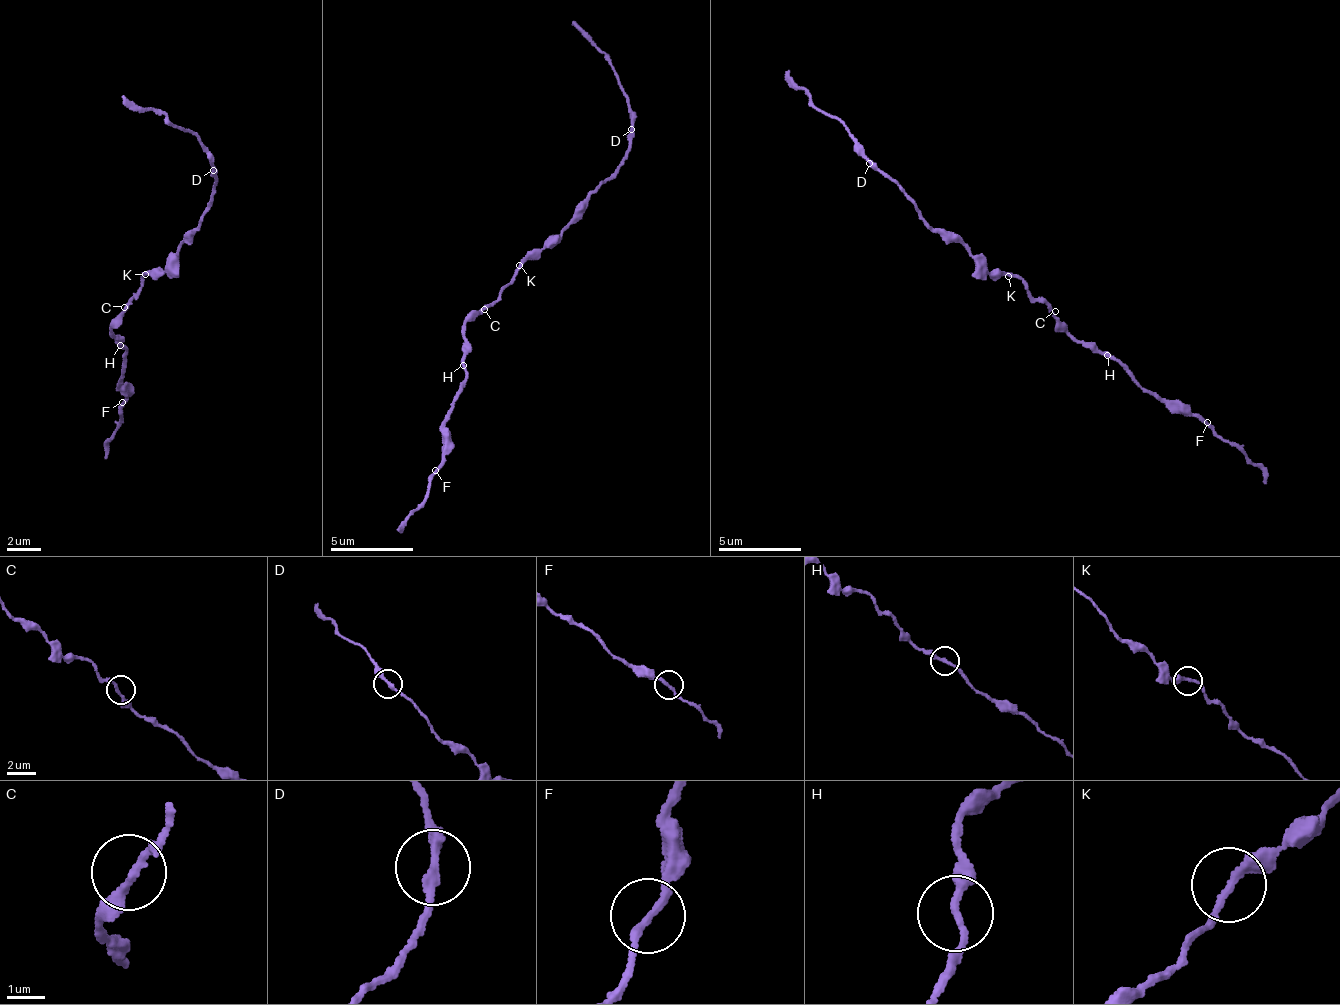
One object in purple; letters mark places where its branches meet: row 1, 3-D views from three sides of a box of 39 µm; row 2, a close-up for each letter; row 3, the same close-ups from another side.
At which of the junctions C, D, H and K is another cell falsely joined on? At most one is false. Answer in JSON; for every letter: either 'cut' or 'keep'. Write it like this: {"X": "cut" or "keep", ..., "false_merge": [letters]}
{"C": "keep", "D": "keep", "H": "keep", "K": "keep", "false_merge": []}

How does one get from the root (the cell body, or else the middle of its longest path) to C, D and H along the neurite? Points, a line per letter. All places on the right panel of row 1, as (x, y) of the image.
C: (1008, 272), (1026, 288), (1026, 292), (1055, 311)
D: (1008, 272), (992, 274), (959, 243), (946, 239), (927, 224), (917, 204), (869, 163)
H: (1008, 272), (1026, 288), (1026, 292), (1050, 307), (1055, 327), (1077, 343), (1094, 343), (1106, 356)

